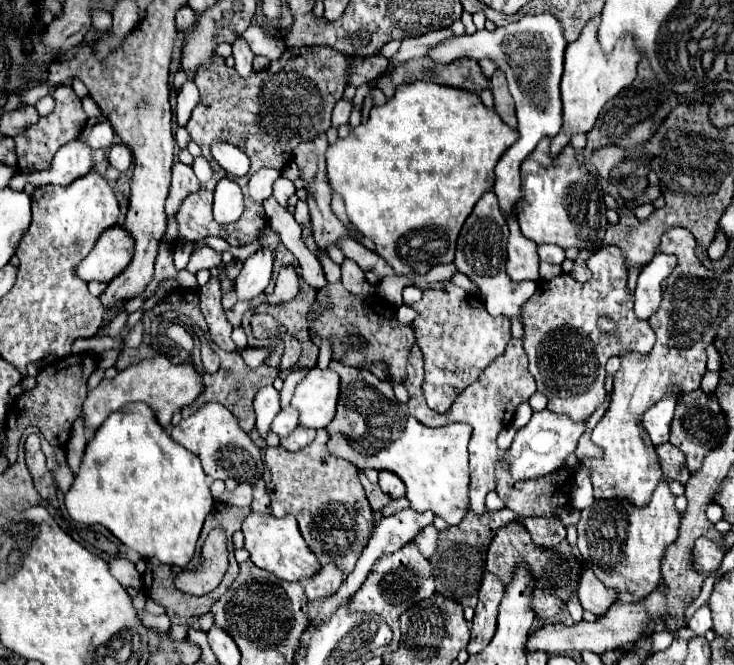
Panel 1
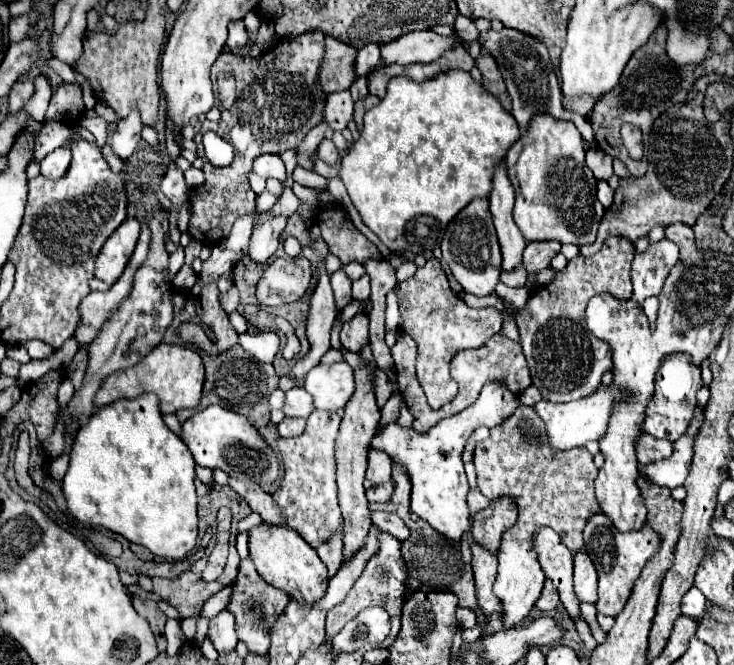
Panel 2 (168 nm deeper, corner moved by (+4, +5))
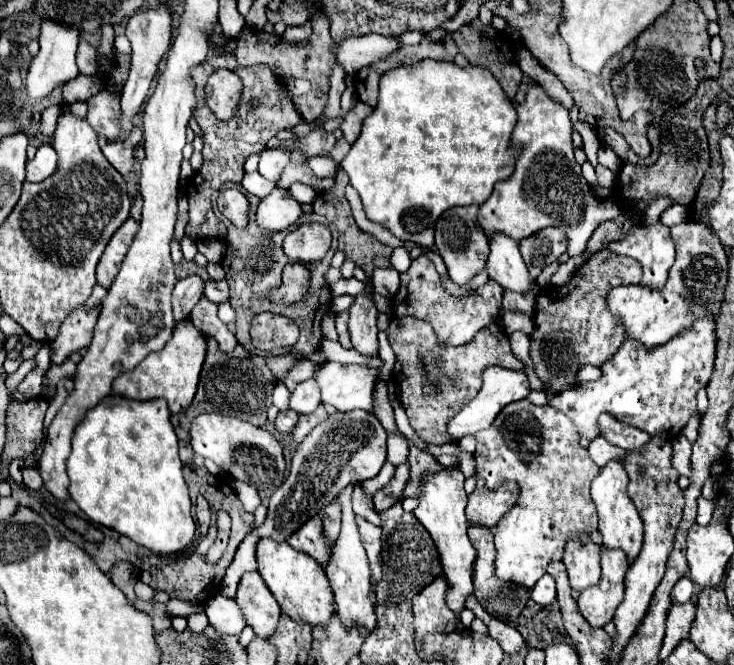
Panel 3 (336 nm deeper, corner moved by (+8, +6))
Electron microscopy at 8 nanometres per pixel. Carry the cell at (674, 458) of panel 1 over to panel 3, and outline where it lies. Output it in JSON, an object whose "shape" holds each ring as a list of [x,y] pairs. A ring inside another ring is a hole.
{"shape":[[[602,413],[598,425],[600,425],[600,435],[608,443],[612,443],[612,445],[616,445],[620,449],[626,449],[626,451],[640,449],[640,447],[644,447],[650,441],[648,433],[642,433],[640,429],[632,429],[630,425],[624,425],[624,423],[616,421],[608,413]]]}

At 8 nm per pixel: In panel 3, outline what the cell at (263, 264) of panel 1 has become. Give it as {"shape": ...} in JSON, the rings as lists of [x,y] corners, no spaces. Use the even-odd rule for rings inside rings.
{"shape":[[[272,189],[268,197],[258,205],[256,221],[268,231],[280,231],[292,227],[302,215],[302,205],[286,189]]]}

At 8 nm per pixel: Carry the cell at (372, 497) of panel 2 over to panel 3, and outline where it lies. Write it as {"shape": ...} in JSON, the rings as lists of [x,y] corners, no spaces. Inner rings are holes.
{"shape":[[[406,463],[398,465],[390,483],[386,487],[382,487],[380,491],[376,491],[376,495],[374,495],[374,507],[378,513],[390,509],[396,501],[404,499],[404,487],[406,487],[408,479],[410,479],[410,467]]]}

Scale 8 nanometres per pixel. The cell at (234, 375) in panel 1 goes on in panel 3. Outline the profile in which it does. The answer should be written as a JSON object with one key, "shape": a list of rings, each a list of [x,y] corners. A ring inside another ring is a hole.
{"shape":[[[208,337],[208,353],[206,353],[206,361],[200,373],[196,397],[192,405],[184,413],[178,415],[178,423],[188,429],[194,417],[216,411],[216,413],[240,417],[252,425],[262,427],[266,423],[266,411],[272,405],[274,385],[276,385],[276,377],[266,367],[264,357],[248,353],[242,345],[238,345],[232,353],[222,353],[216,347],[216,341]]]}

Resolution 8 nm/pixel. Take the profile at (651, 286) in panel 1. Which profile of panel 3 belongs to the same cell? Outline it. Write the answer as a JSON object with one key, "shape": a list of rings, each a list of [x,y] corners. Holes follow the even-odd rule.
{"shape":[[[634,223],[622,239],[612,241],[608,247],[616,255],[634,257],[642,263],[644,285],[654,289],[664,287],[668,271],[674,263],[674,243],[670,237],[670,227],[662,223]]]}

